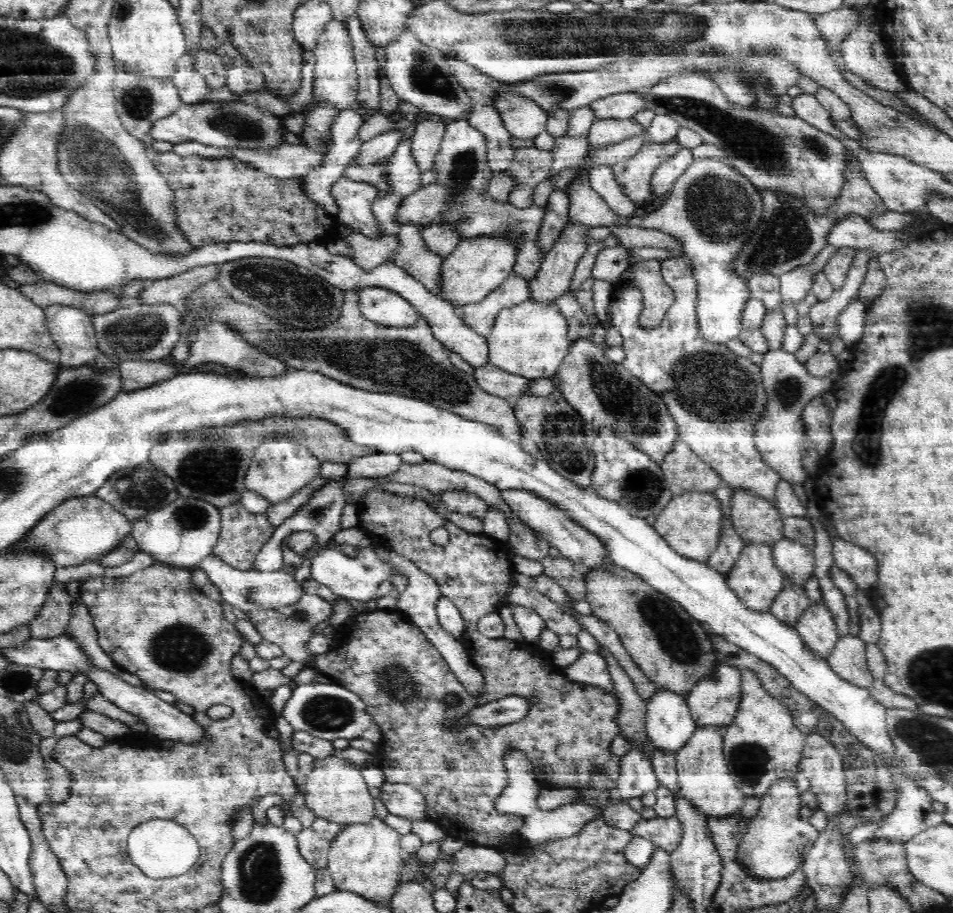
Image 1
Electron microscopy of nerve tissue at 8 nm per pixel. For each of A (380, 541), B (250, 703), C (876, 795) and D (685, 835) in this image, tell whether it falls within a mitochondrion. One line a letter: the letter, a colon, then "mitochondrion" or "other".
A: other
B: other
C: other
D: other

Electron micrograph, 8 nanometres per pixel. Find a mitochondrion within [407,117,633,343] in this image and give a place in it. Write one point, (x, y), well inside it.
(464, 163)

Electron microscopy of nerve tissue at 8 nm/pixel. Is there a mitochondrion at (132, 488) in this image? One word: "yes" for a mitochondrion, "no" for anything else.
yes

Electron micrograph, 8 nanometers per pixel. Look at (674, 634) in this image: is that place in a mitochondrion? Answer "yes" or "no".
yes

